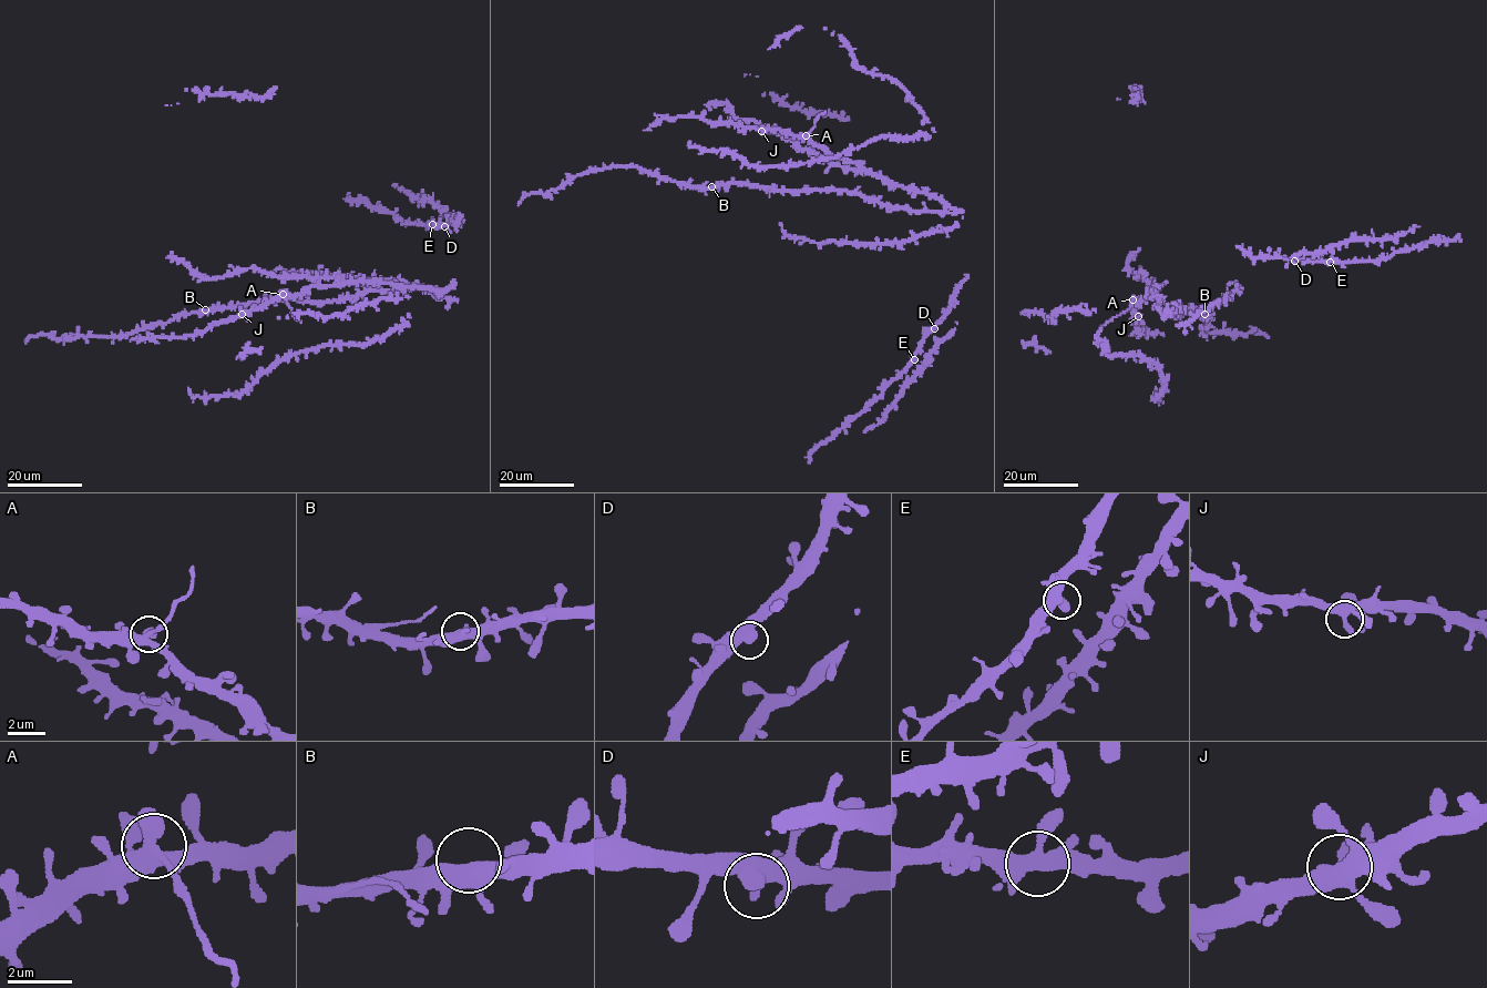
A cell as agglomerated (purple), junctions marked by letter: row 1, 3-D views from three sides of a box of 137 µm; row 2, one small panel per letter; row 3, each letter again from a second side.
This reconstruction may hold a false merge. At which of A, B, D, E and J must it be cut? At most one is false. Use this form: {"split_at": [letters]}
{"split_at": ["A"]}

